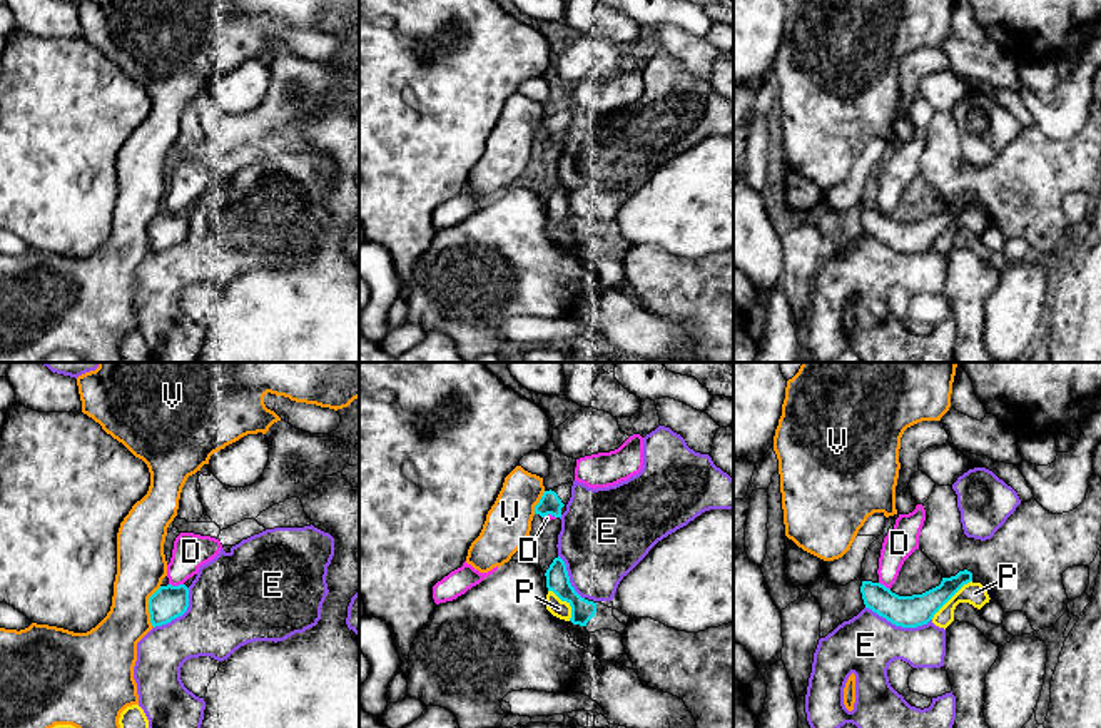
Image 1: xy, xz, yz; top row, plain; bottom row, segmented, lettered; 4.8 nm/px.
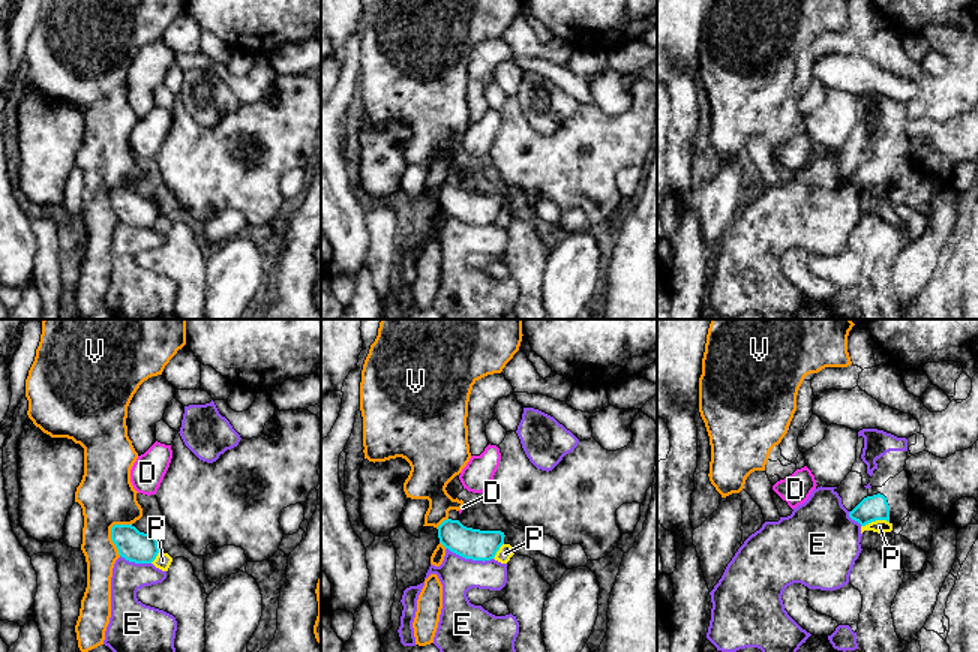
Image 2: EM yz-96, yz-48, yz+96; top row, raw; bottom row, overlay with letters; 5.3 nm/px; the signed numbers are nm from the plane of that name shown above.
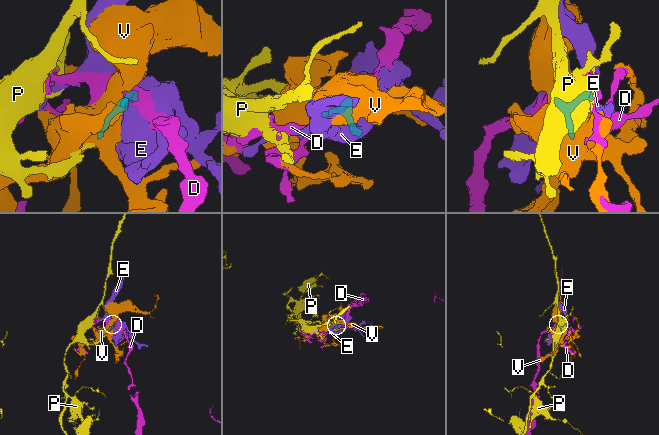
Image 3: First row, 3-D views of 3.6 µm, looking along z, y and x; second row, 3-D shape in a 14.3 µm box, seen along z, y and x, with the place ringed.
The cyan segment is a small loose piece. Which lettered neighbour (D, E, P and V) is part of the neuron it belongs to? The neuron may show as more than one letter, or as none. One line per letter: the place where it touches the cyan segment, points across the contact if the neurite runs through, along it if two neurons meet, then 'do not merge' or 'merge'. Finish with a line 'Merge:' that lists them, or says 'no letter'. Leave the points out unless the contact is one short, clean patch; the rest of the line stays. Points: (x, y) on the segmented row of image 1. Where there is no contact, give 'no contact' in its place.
D: contact xy (176, 586); border xy (169, 583), (182, 585); do not merge
E: contact yz (899, 625); do not merge
P: contact yz (951, 596); do not merge
V: contact xy (149, 606); do not merge
Merge: no letter

